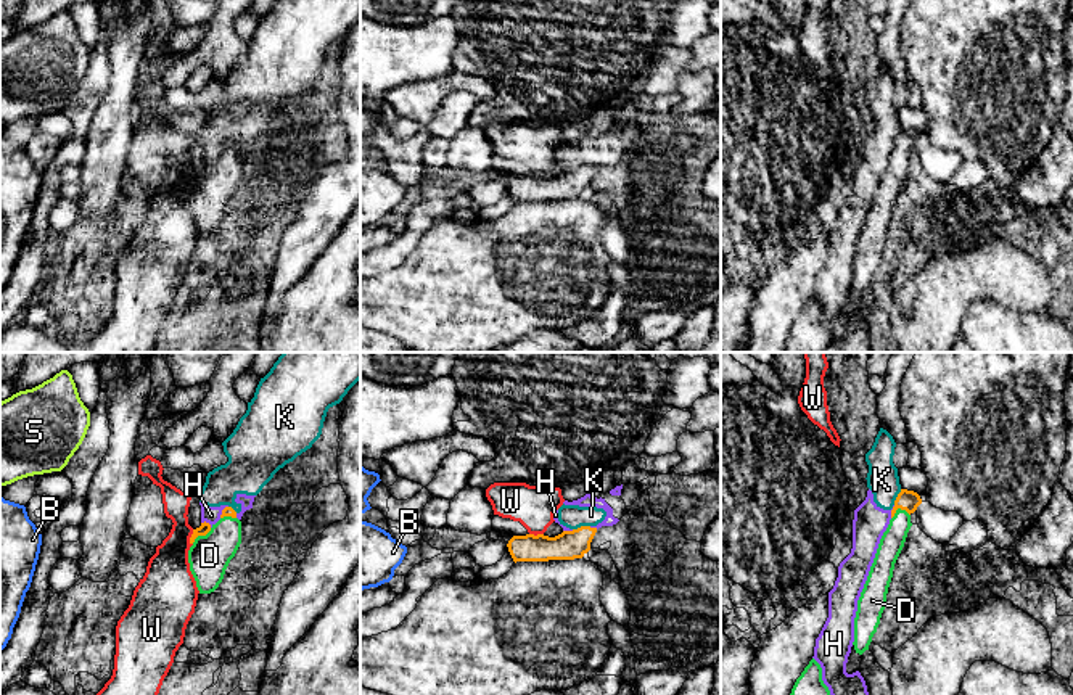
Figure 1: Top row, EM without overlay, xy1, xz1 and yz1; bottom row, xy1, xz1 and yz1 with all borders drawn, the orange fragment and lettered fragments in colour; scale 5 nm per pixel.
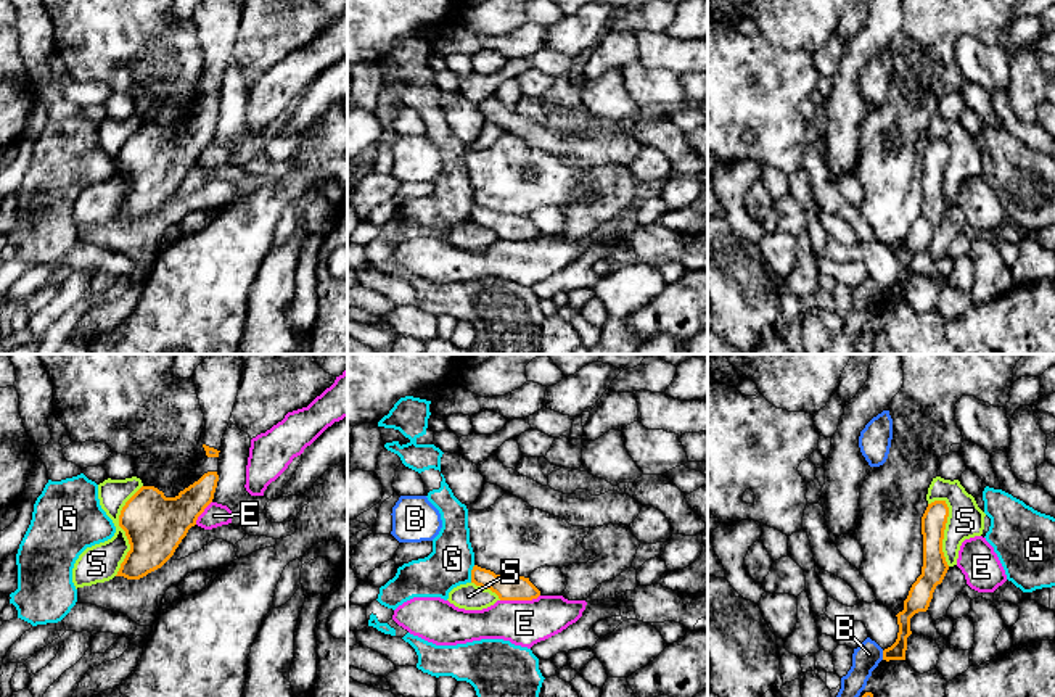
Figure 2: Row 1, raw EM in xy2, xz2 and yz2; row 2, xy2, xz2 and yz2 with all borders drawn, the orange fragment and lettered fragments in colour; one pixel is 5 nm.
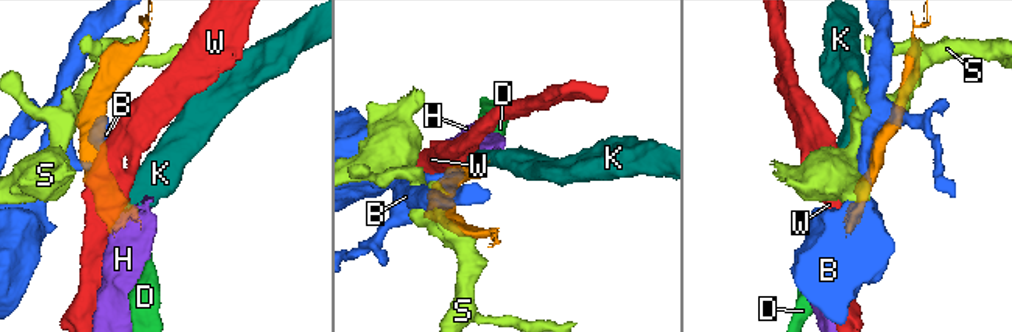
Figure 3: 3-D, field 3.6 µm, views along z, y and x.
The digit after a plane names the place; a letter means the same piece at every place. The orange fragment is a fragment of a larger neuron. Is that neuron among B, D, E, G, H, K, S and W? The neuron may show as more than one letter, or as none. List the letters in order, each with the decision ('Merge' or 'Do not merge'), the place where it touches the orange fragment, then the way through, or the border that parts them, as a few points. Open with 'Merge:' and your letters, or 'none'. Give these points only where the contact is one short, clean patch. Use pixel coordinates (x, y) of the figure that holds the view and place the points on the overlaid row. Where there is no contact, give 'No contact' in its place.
Merge: D
B: Do not merge. Touches orange at yz2 (883, 655)
D: Merge. Touches orange at xy1 (201, 534). Path across: xy1 (205, 528), (201, 534), (209, 544), (209, 555)
E: Do not merge. Touches orange at xz2 (520, 599)
G: Do not merge. Touches orange at xz2 (472, 573). Boundary: xz2 (475, 565), (470, 581)
H: Do not merge. Touches orange at xy1 (205, 522). Boundary: xy1 (201, 522), (211, 526)
K: Do not merge. Touches orange at xz1 (581, 526). Boundary: xz1 (589, 525), (573, 530)
S: Do not merge. Touches orange at xy2 (123, 528)
W: Do not merge. Touches orange at xy1 (190, 538). Boundary: xy1 (193, 530), (190, 544)

